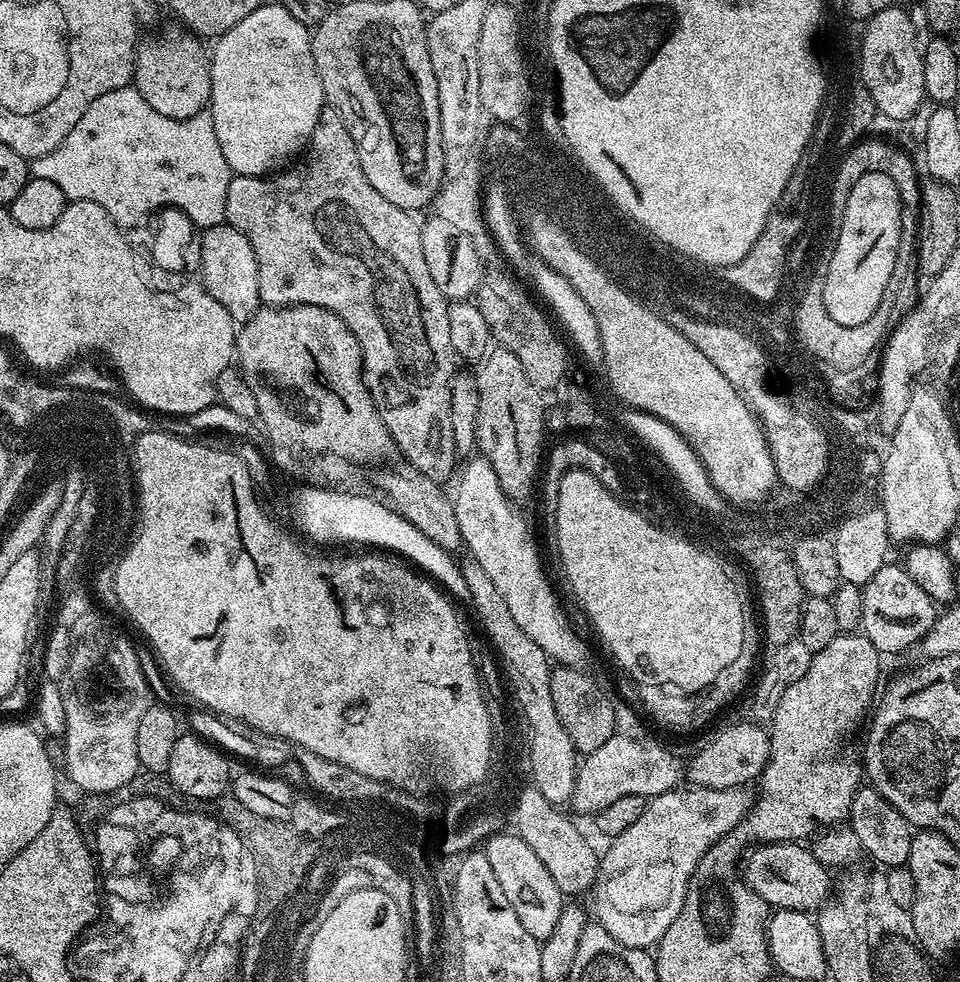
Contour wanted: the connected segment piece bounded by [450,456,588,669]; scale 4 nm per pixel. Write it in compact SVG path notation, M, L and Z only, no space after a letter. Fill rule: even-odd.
M483 456L468 461L465 468L463 465L459 469L455 477L456 489L450 492L464 548L472 551L469 552L471 559L476 560L478 566L486 570L494 586L498 586L498 594L506 598L506 607L510 609L510 614L514 614L514 622L518 622L522 634L538 642L549 661L565 668L583 669L588 660L588 644L568 621L547 574L542 572L546 564L541 549L536 549L532 541L532 532L523 514L499 484L498 474L490 461Z

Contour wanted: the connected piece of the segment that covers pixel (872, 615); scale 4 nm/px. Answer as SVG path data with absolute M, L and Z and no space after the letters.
M884 563L882 570L878 570L878 574L870 578L870 582L862 584L864 593L860 628L863 636L870 638L870 642L874 642L881 654L915 649L930 626L934 626L938 615L936 601L928 597L926 590L922 590L922 586L914 582L914 578L910 578L907 568L896 564Z

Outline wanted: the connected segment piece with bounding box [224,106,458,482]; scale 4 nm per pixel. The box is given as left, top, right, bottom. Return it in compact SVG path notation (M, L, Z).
M326 106L318 114L318 126L314 130L311 140L308 141L308 147L299 162L266 176L233 175L230 186L226 190L224 218L227 223L234 226L234 230L246 234L246 242L250 242L250 246L254 246L254 258L258 262L258 290L260 299L265 305L276 308L286 308L289 304L322 306L326 310L338 314L338 318L342 318L342 322L346 322L346 326L350 326L350 330L354 334L354 338L358 338L362 350L364 381L368 387L368 393L386 430L392 435L392 442L396 445L399 455L407 463L414 465L419 472L426 474L426 478L444 482L444 479L448 475L451 477L458 468L454 431L450 426L451 384L453 377L458 372L458 368L456 368L458 357L450 342L449 301L445 300L442 290L438 290L438 286L434 286L434 278L430 278L430 269L426 266L425 255L422 254L420 224L412 216L415 215L409 209L394 206L394 202L386 202L386 198L382 198L382 194L378 194L378 190L374 190L374 186L370 186L366 174L362 174L362 162L358 162L358 150L354 146L354 138L350 138L350 130L346 130L346 122L342 122L342 114L337 108Z

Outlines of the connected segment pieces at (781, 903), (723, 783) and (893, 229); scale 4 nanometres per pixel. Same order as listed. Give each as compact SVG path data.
M800 842L760 844L742 864L742 879L773 909L789 908L809 914L815 913L829 899L829 869L814 858L811 847Z
M735 722L729 728L721 727L711 747L697 751L686 764L686 776L697 788L730 790L743 788L759 781L770 758L771 735L767 727L756 722Z
M868 172L850 190L823 291L826 314L834 322L862 326L878 310L886 282L894 274L894 258L900 241L900 205L899 189L886 174Z

